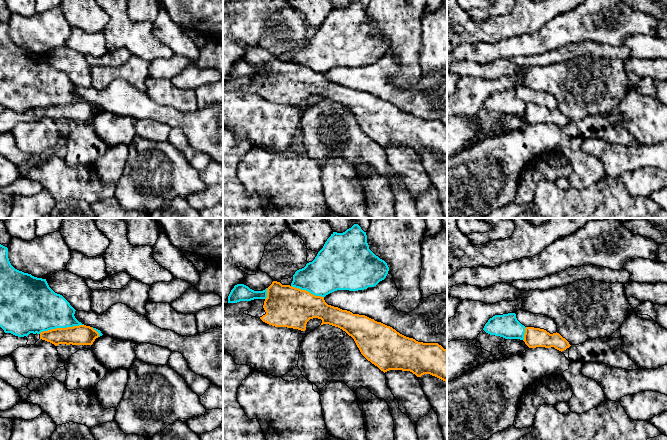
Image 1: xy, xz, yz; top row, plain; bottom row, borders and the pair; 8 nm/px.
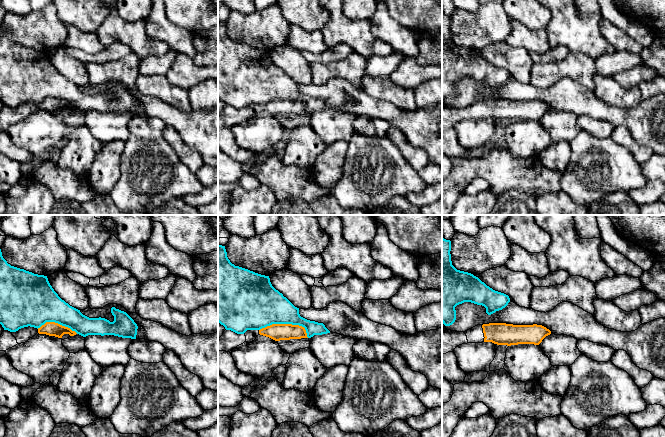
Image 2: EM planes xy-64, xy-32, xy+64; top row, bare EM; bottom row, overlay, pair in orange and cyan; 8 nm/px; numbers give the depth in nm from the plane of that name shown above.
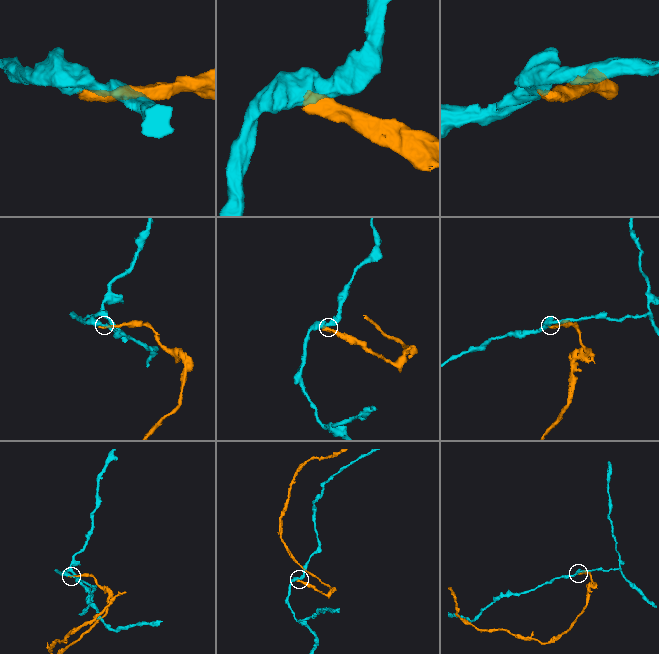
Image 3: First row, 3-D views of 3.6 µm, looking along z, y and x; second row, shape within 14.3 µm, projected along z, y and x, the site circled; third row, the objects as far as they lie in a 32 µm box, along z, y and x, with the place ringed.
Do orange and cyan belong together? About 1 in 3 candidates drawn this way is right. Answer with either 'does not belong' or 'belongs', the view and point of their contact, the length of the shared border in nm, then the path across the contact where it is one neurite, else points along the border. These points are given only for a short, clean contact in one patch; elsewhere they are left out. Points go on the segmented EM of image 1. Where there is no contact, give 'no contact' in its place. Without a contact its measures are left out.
does not belong; meets orange in xy at (61, 328); contact 360 nm long

